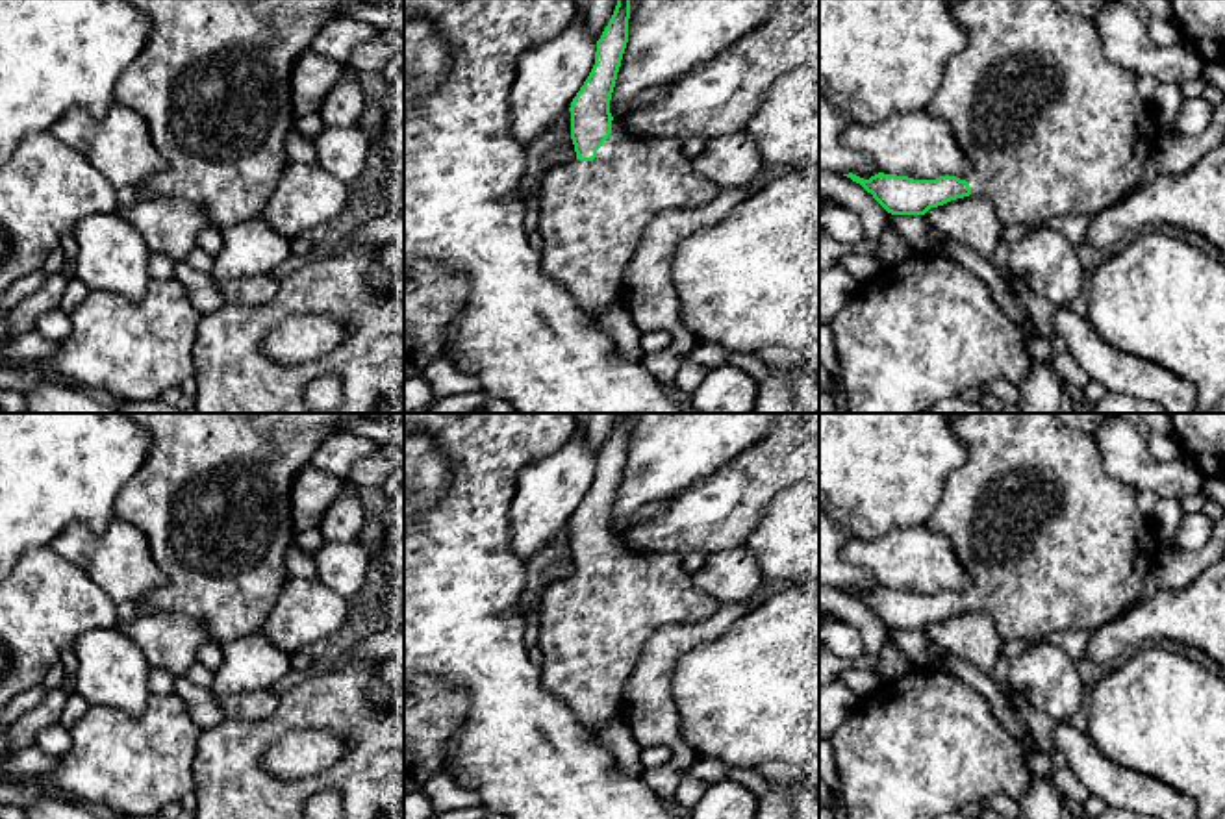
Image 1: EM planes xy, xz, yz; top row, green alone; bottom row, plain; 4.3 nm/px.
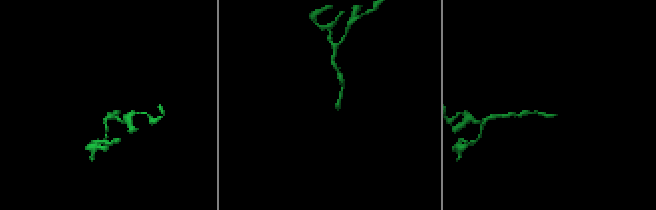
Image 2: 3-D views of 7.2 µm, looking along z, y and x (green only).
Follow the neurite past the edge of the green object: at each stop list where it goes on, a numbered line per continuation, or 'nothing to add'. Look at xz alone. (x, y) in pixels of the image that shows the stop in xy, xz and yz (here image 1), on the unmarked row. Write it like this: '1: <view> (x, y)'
1: xz (593, 629)

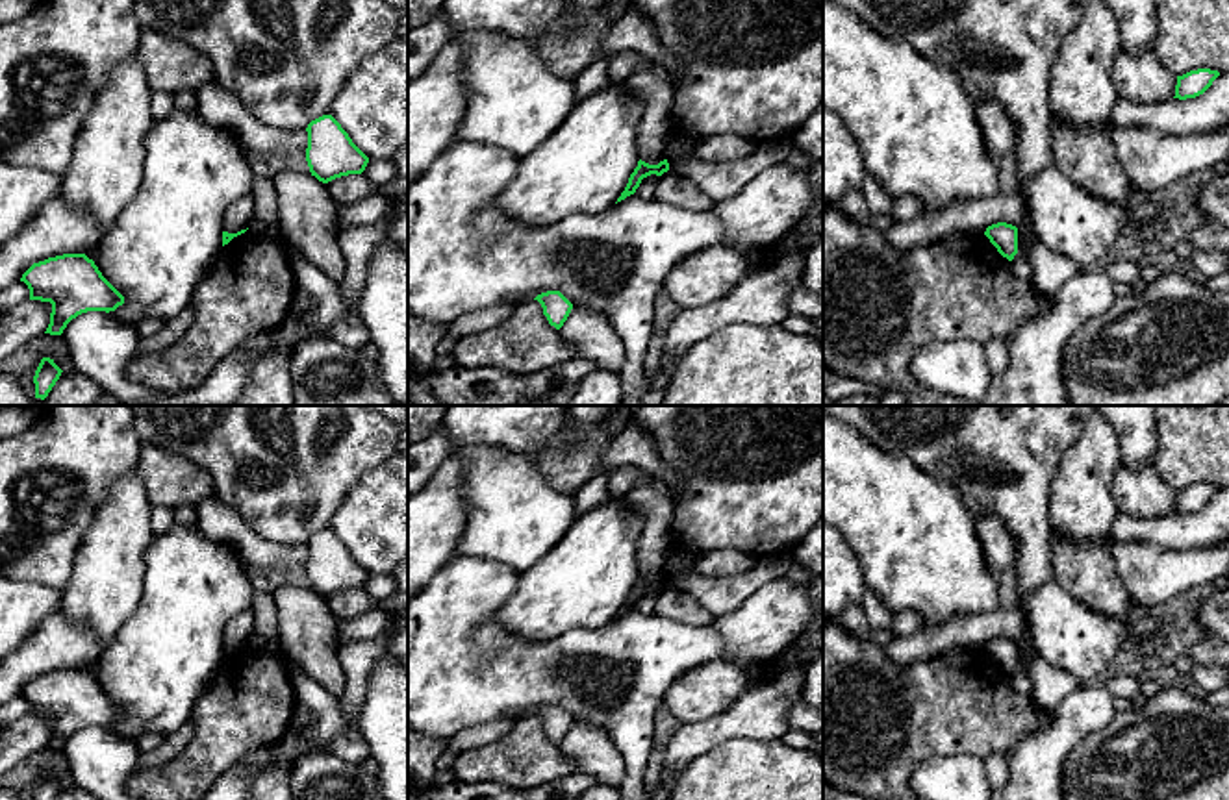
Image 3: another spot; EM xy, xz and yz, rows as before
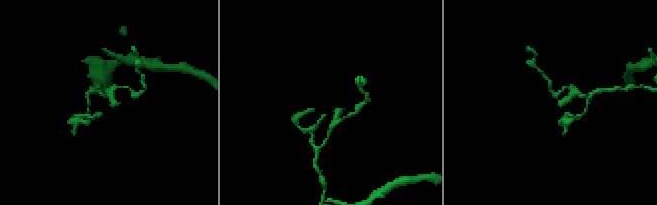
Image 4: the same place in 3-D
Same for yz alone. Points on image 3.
nothing to add

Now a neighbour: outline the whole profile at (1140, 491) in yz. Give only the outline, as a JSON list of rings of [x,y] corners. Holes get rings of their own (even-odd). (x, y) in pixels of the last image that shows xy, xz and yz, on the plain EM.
[[[1153,467],[1127,469],[1114,478],[1120,513],[1138,517],[1166,517],[1175,511],[1177,489],[1168,485]]]

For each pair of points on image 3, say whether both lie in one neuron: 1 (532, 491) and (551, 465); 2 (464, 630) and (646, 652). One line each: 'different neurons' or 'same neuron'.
1: different neurons
2: same neuron

